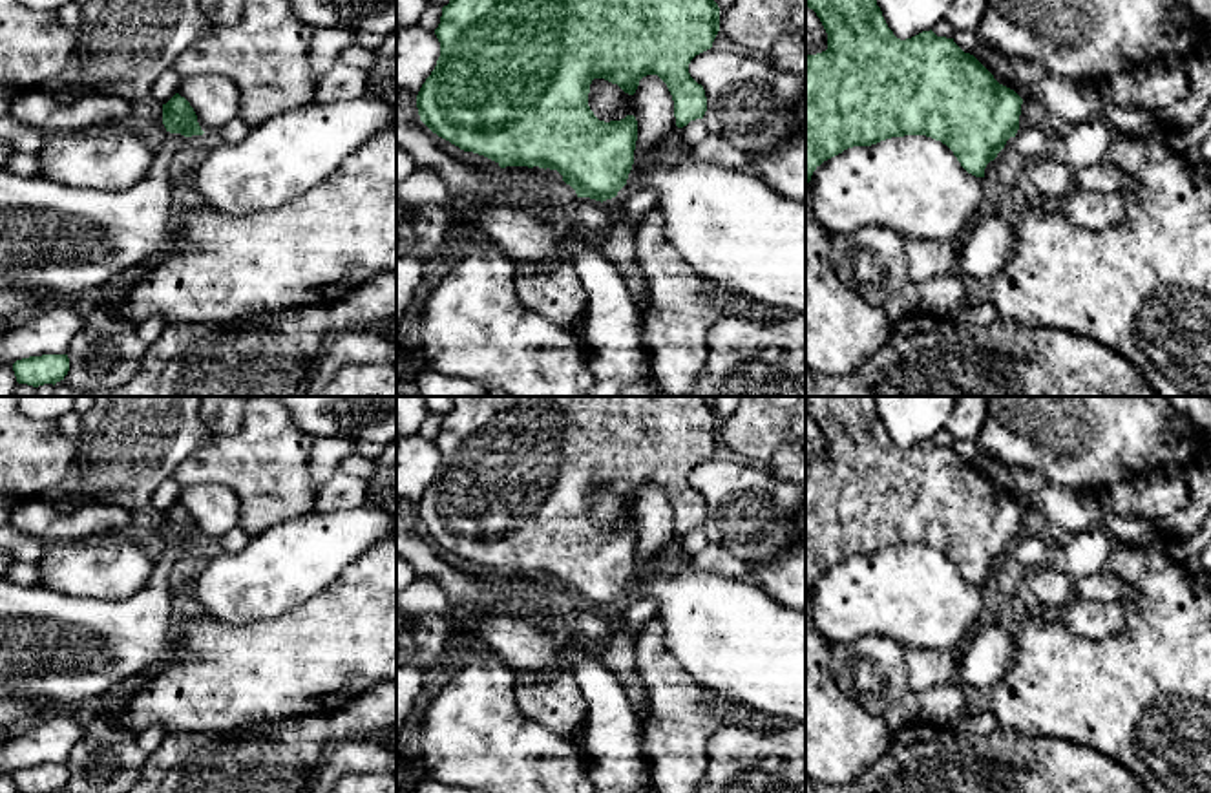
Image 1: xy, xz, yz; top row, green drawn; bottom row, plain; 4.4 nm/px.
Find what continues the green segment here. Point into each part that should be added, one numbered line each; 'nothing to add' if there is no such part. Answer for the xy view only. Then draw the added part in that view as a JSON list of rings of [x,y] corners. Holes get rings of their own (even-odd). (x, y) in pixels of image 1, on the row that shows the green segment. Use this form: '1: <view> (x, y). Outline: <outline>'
nothing to add

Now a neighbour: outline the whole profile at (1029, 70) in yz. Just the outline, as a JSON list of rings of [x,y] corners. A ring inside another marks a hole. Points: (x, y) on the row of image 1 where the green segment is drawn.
[[[1008,58],[1008,60],[1017,77],[1027,82],[1036,82],[1047,77],[1041,60],[1030,60],[1030,58]]]

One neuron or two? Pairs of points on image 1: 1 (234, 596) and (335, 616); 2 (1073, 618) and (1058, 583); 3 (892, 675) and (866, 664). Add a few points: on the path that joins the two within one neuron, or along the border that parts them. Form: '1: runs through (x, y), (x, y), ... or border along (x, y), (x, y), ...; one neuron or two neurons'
1: border along (329, 585), (294, 607), (252, 623); two neurons
2: border along (1076, 596), (1060, 611); two neurons
3: runs through (886, 675), (877, 675), (872, 669); one neuron

